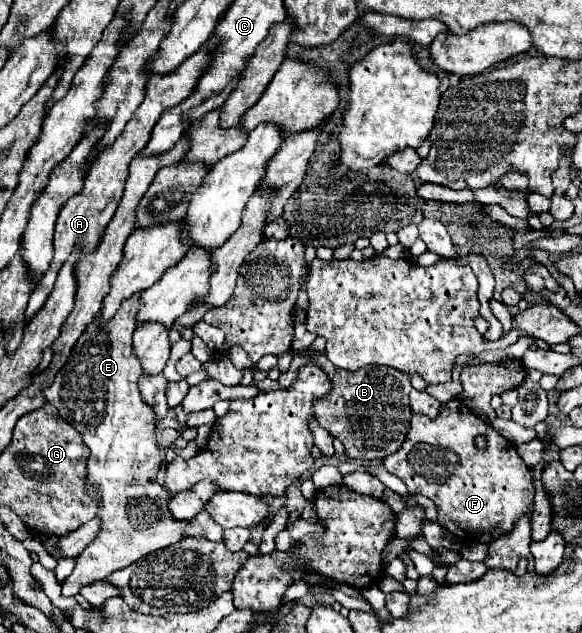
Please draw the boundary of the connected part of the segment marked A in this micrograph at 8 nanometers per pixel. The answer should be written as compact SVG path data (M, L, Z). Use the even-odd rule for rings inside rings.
M201 46L193 56L189 56L177 70L173 70L167 76L151 76L151 80L147 82L145 88L145 98L139 104L139 108L135 110L133 118L127 122L127 126L123 128L123 132L117 136L117 140L107 146L97 160L91 164L91 172L87 172L87 180L83 184L83 192L79 192L79 196L71 196L71 200L67 200L67 204L63 204L57 224L55 224L55 240L53 240L53 260L49 270L45 272L45 276L39 280L39 284L35 286L35 292L29 298L29 308L25 312L25 322L31 322L31 316L35 316L35 312L39 312L39 308L43 308L47 296L53 290L55 278L59 268L63 266L63 262L69 258L69 254L75 250L75 246L79 246L79 258L89 256L91 252L95 252L95 248L99 246L99 240L107 228L107 224L111 222L115 208L121 200L123 194L123 186L125 186L125 178L127 178L127 168L129 162L135 158L135 154L139 150L145 148L151 130L155 126L155 122L159 120L161 112L169 106L179 104L183 98L187 98L193 88L195 88L195 80L201 76L201 70L207 64L207 48Z

